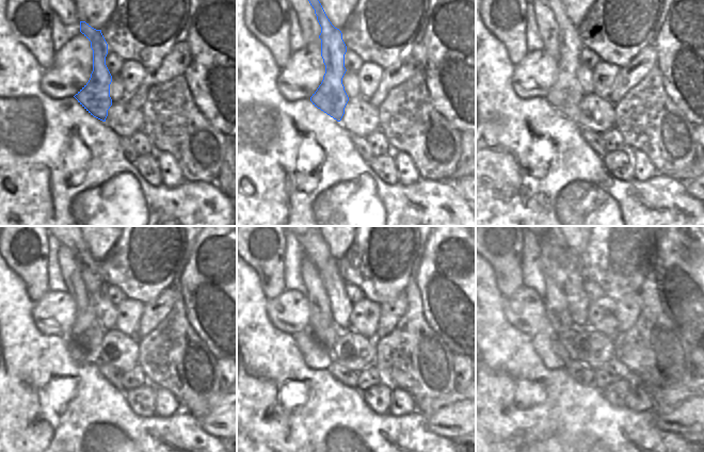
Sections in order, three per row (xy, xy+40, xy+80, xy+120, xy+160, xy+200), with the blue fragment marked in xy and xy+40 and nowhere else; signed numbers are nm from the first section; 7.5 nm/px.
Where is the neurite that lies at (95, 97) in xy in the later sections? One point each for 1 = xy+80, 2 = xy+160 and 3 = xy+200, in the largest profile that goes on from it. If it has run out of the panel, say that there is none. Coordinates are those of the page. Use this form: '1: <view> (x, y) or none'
1: xy+80 (565, 95)
2: xy+160 (315, 247)
3: xy+200 (566, 247)

